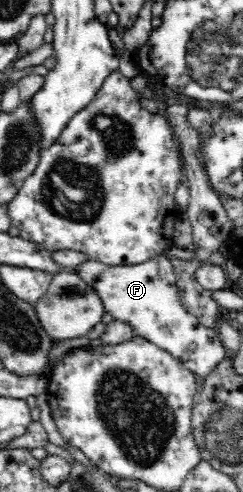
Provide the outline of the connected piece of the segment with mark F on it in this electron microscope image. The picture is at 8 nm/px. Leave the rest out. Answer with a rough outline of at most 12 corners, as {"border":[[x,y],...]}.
{"border":[[96,260],[74,272],[113,320],[201,382],[223,362],[217,330],[180,301],[173,261]]}

